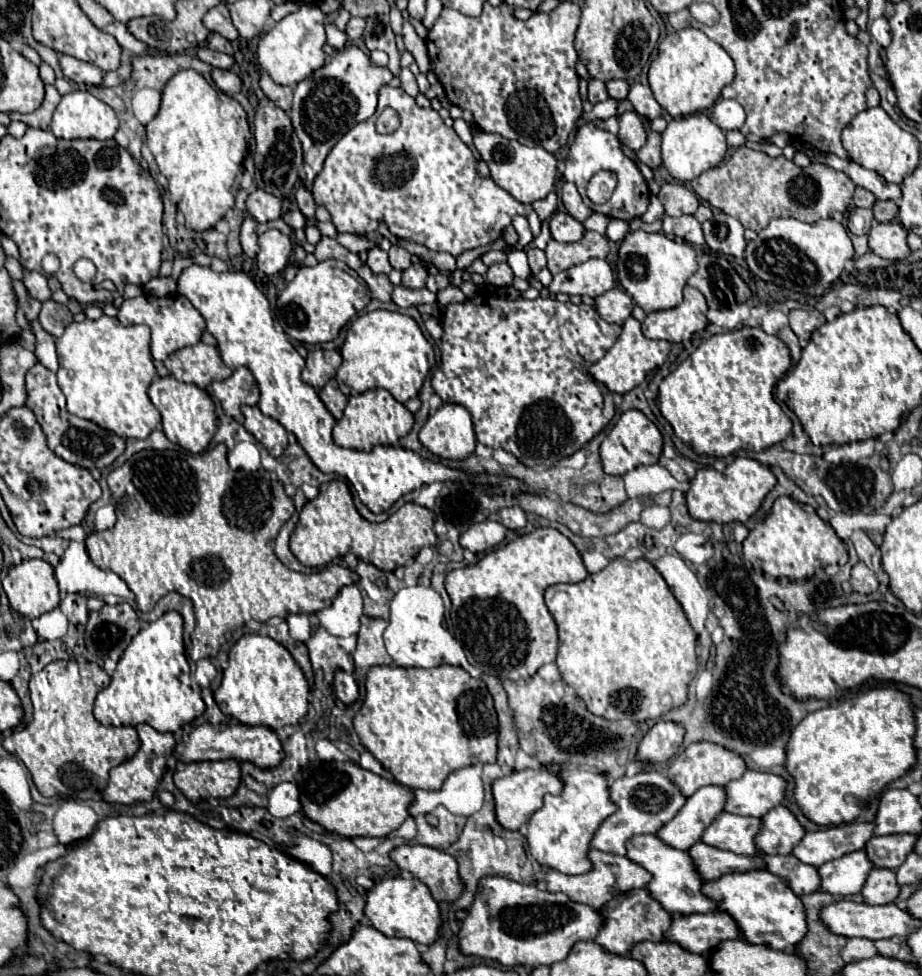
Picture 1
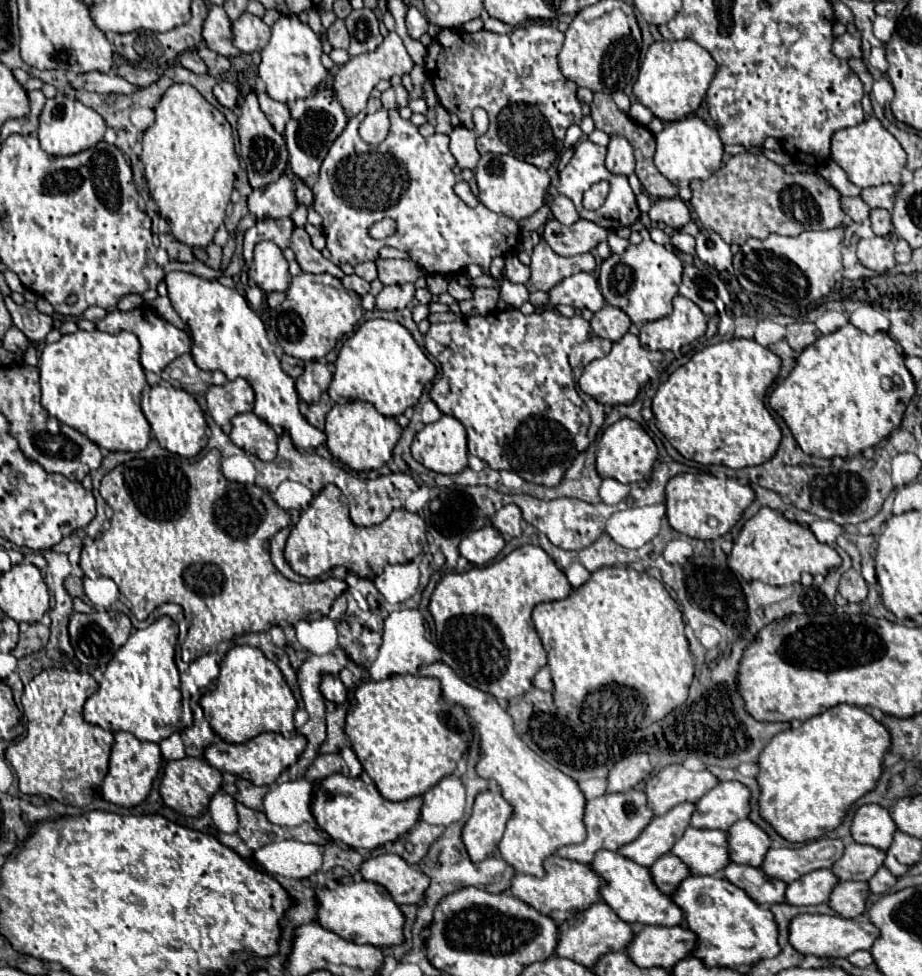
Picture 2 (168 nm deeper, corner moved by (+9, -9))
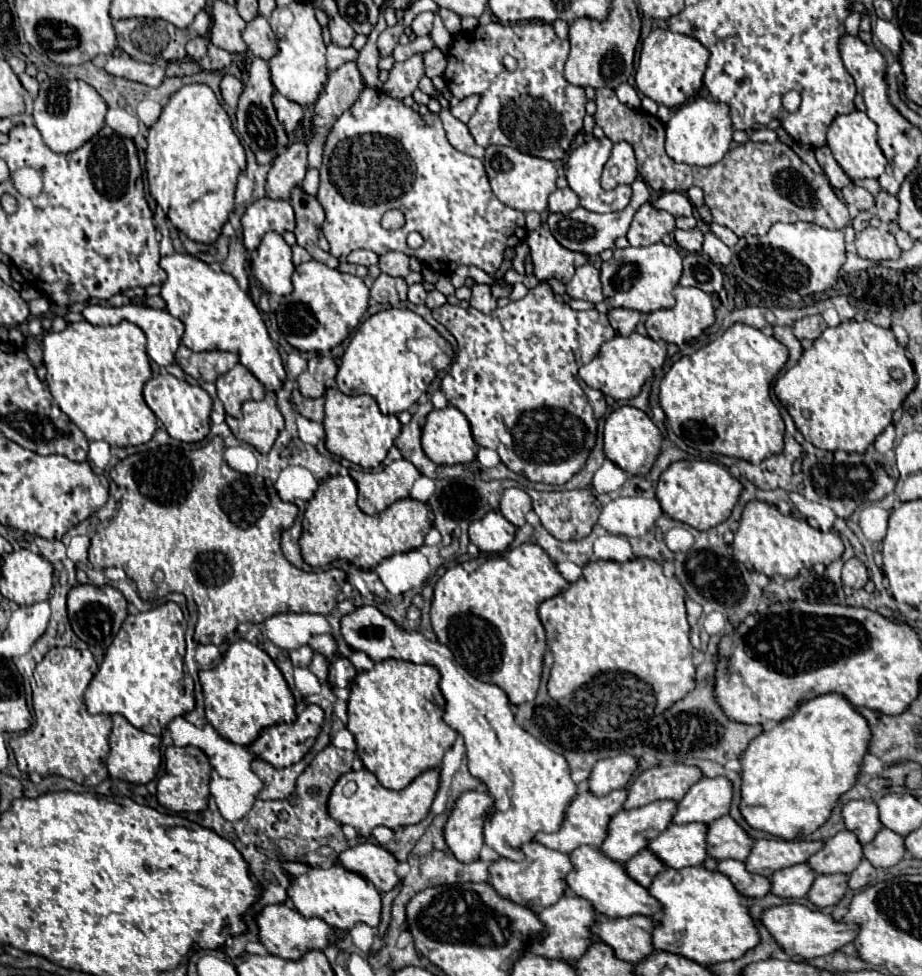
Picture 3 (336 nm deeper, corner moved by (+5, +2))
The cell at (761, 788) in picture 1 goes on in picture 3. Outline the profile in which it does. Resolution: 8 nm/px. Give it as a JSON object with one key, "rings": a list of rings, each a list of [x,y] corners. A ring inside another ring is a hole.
{"rings":[[[725,776],[701,778],[697,784],[689,788],[685,798],[679,802],[673,822],[709,824],[711,820],[717,820],[719,816],[729,814],[731,802],[733,802],[733,784],[729,778]]]}

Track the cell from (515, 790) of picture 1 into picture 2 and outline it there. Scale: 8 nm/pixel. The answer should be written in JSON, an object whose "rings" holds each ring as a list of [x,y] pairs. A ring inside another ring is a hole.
{"rings":[[[483,791],[475,797],[469,821],[463,825],[461,839],[471,861],[483,861],[495,851],[495,839],[503,835],[503,827],[511,817],[511,805],[499,791]]]}

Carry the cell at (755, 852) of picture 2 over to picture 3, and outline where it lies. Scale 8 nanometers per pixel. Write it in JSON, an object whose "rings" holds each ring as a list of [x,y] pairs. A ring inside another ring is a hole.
{"rings":[[[727,814],[709,824],[707,852],[717,860],[735,858],[747,860],[753,848],[753,838]]]}

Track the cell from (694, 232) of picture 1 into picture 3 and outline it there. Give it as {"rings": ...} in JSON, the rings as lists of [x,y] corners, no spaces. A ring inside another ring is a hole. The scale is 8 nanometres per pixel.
{"rings":[[[699,228],[693,230],[675,230],[675,240],[681,248],[689,250],[689,252],[699,252],[701,244],[703,244],[703,232]]]}

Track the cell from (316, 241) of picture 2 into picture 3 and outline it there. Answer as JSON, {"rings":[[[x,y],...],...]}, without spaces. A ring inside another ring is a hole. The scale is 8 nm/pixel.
{"rings":[[[261,198],[253,202],[243,218],[243,236],[245,236],[245,248],[255,250],[261,242],[261,236],[269,230],[283,234],[295,230],[295,212],[288,200]]]}

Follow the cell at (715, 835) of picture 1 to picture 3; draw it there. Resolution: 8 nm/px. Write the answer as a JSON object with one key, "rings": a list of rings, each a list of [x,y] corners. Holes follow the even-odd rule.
{"rings":[[[671,824],[659,838],[651,840],[647,848],[669,868],[701,866],[707,858],[707,824]]]}

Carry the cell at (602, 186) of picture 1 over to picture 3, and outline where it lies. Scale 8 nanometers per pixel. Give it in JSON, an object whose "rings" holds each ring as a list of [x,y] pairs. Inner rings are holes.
{"rings":[[[621,140],[613,146],[613,152],[611,152],[611,156],[603,168],[601,188],[613,190],[619,184],[631,184],[635,178],[637,178],[635,152],[633,152],[631,144]]]}

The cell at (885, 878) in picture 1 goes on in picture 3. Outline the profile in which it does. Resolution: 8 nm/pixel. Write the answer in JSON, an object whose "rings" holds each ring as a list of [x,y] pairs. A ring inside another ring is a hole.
{"rings":[[[847,874],[817,876],[811,886],[809,900],[817,906],[835,906],[847,892]]]}

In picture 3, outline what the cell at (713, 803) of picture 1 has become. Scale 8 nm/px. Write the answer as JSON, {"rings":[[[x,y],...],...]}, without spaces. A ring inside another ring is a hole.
{"rings":[[[657,800],[643,808],[623,810],[619,814],[615,814],[609,822],[609,836],[603,842],[601,850],[613,860],[619,860],[619,862],[631,860],[631,856],[635,856],[635,852],[641,852],[647,848],[647,840],[655,840],[655,836],[659,836],[659,832],[665,832],[669,828],[671,816],[675,816],[677,806],[679,804],[675,800]]]}

